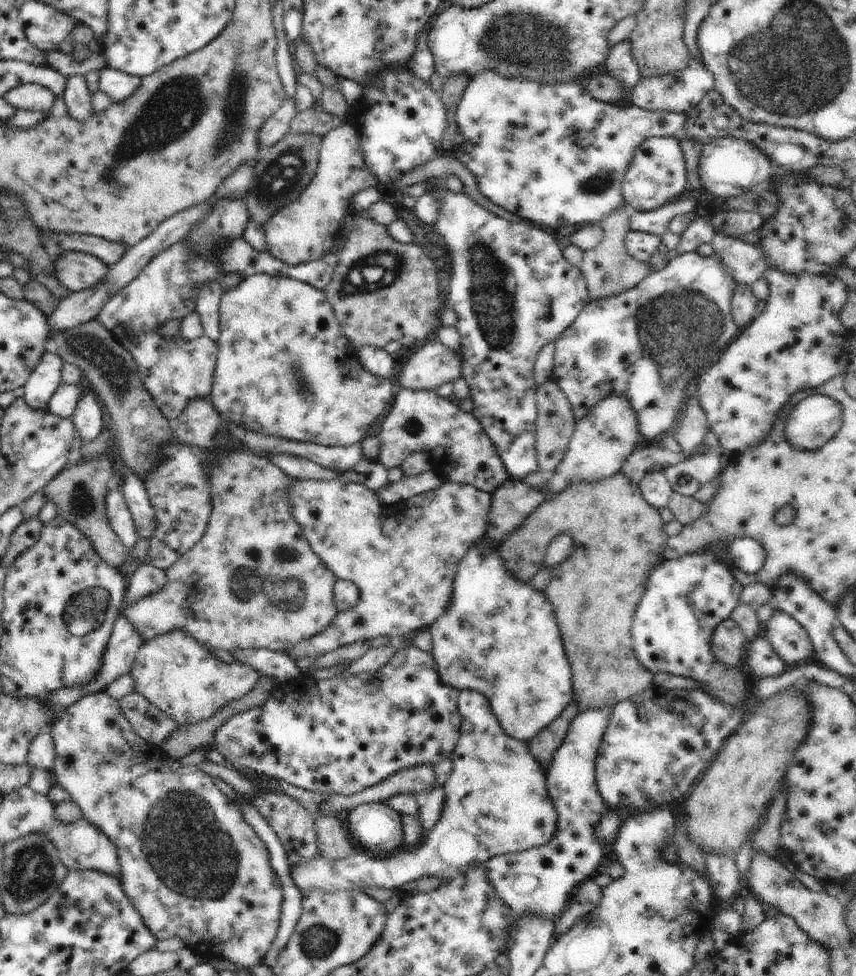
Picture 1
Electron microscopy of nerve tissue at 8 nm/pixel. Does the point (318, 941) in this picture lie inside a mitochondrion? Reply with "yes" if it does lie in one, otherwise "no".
yes

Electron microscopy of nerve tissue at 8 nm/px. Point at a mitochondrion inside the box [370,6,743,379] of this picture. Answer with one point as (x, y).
(556, 50)

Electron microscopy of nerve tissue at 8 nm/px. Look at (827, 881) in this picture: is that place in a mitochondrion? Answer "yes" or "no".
no

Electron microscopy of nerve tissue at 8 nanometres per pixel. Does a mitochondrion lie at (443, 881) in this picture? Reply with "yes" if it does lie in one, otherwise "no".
no

